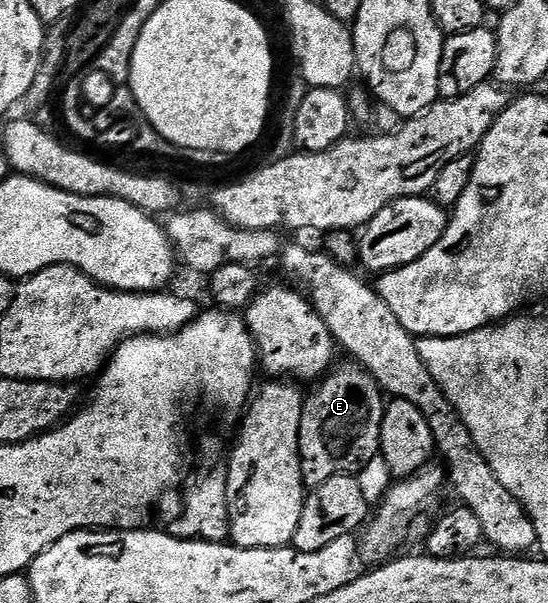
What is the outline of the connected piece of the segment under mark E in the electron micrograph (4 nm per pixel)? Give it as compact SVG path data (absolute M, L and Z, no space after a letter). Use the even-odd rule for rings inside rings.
M354 361L346 362L343 364L340 362L334 369L328 371L314 388L316 391L312 395L308 394L303 400L301 429L299 430L299 460L303 486L307 489L329 481L329 477L358 473L363 470L366 463L373 461L375 455L380 454L381 429L379 426L383 423L385 392L364 367Z

